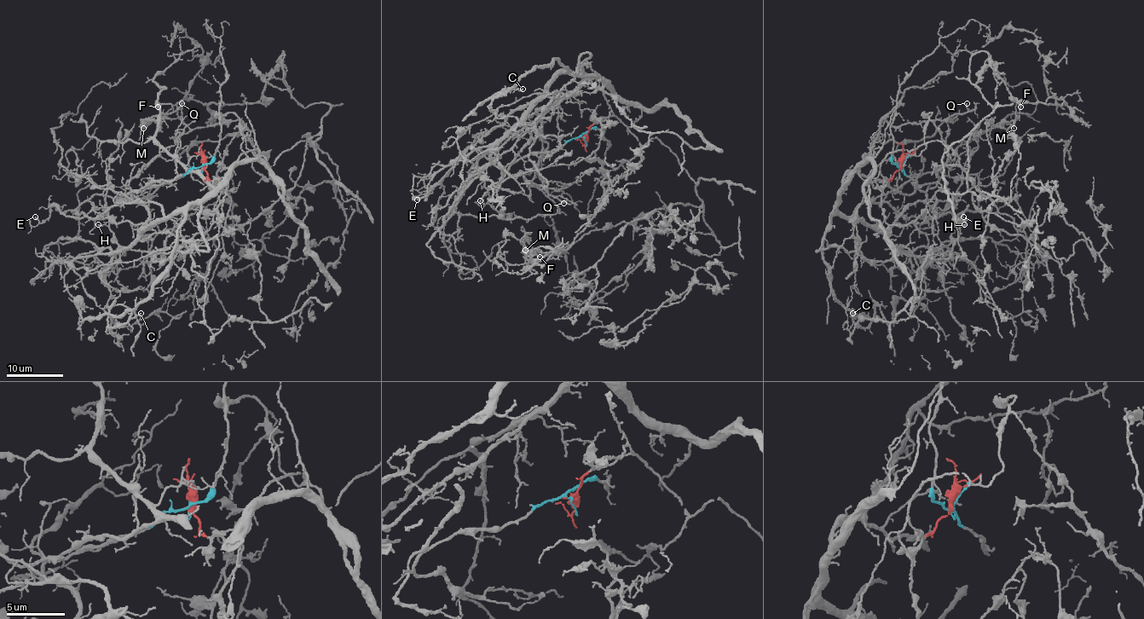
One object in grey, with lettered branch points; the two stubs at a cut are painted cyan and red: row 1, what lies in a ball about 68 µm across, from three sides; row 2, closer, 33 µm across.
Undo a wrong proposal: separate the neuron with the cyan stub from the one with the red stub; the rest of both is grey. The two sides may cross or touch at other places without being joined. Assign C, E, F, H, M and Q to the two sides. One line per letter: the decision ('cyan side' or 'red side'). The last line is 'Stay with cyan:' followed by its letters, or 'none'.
C: cyan side
E: cyan side
F: red side
H: red side
M: red side
Q: cyan side
Stay with cyan: C, E, Q

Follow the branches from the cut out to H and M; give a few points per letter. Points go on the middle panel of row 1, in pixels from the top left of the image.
H: (585, 138), (592, 125), (614, 115), (599, 118), (601, 140), (588, 157), (506, 178), (479, 201)
M: (585, 138), (615, 115), (667, 147), (702, 202), (673, 204), (663, 231), (622, 222), (525, 250)

